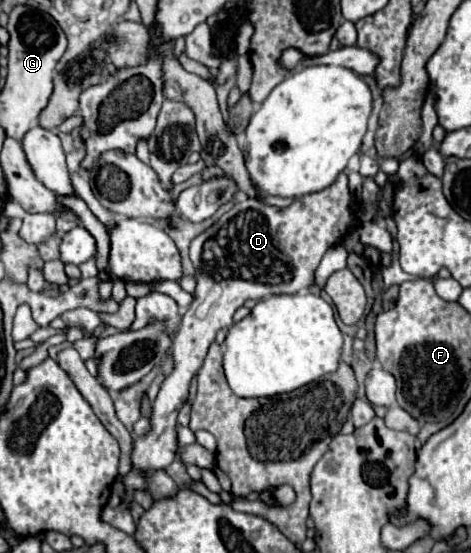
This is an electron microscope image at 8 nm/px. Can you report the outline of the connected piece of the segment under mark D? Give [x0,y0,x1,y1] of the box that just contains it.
[123,173,359,491]

